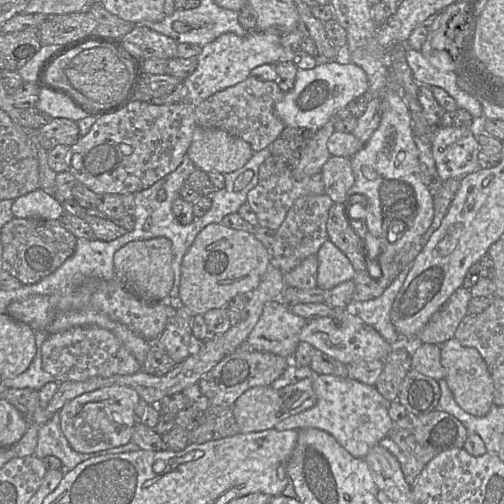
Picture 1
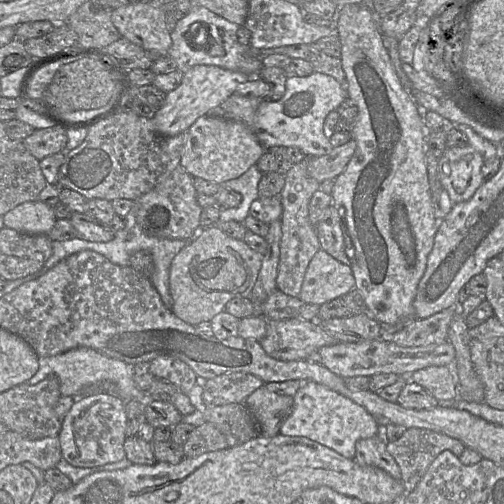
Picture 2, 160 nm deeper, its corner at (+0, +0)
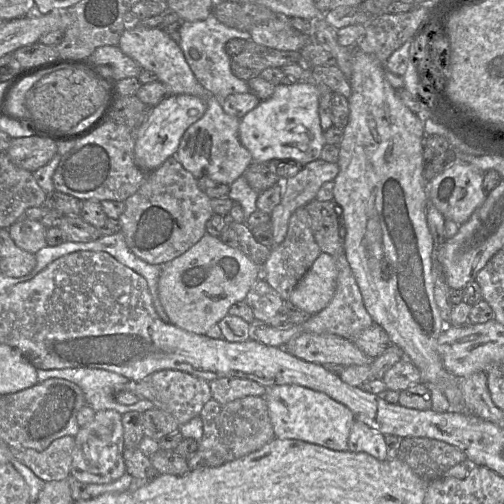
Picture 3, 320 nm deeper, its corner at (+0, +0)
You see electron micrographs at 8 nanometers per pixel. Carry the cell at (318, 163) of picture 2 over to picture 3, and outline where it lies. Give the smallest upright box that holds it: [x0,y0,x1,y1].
[271,159,338,247]

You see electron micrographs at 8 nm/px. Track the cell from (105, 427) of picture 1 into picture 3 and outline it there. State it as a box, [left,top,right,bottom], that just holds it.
[70,410,126,484]

